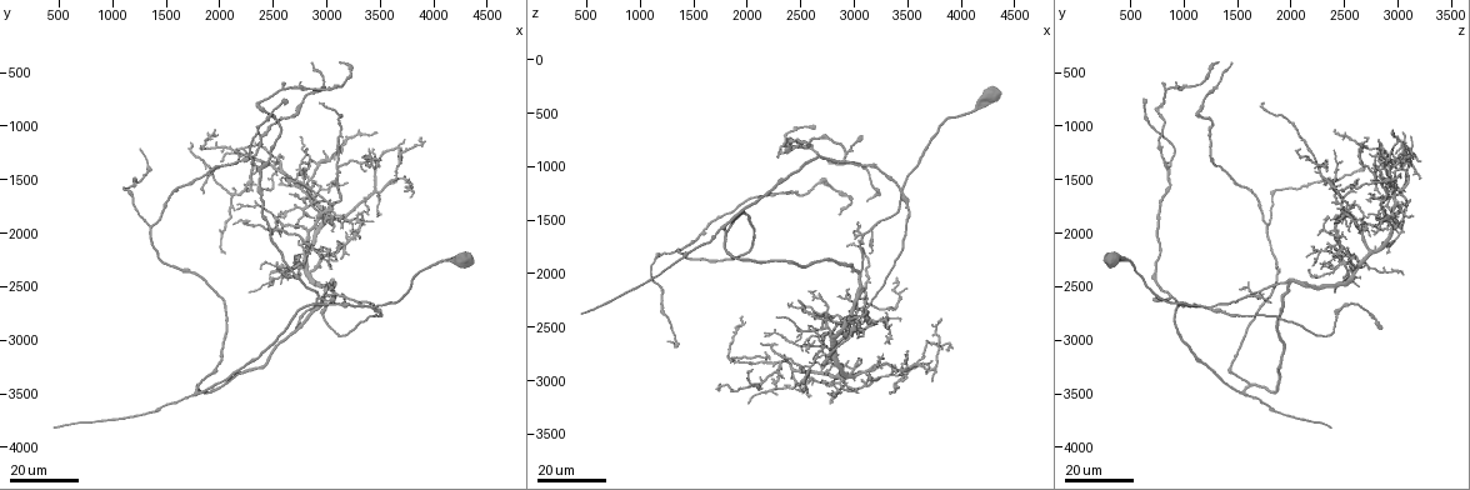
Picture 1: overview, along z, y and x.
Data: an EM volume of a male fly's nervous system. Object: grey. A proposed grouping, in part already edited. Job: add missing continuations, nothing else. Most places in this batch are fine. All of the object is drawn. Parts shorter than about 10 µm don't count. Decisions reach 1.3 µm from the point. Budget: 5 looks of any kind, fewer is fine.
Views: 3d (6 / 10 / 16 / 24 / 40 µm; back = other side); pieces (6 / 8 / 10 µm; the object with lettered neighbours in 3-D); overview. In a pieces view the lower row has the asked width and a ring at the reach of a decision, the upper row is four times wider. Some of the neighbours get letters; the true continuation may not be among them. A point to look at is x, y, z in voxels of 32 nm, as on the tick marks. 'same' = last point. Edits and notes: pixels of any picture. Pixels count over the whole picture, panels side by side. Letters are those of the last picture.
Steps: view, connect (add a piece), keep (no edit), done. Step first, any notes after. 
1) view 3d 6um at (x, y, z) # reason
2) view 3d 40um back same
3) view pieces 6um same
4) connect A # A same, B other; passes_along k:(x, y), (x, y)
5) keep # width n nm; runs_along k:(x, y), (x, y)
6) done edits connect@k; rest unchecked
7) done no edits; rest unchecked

view 3d 16um at (440, 3800, 2380)

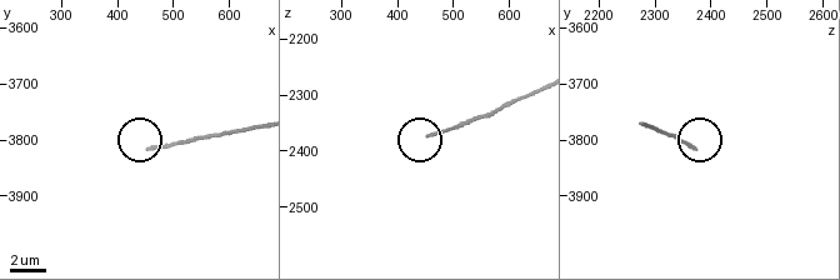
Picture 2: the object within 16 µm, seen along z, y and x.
view pieces 8um at (455, 3820, 2370)

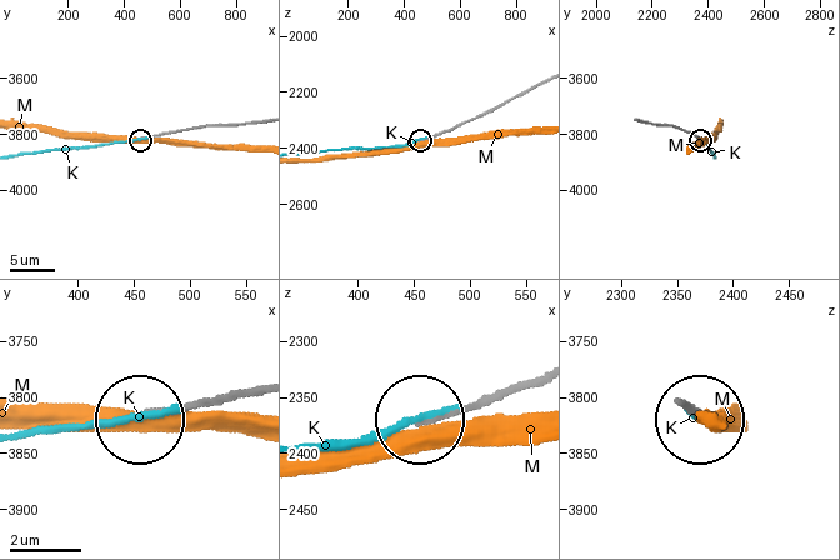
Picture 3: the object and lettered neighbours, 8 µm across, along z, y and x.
keep # K other, M other; none of them fits

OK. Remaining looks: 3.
view 3d 16um at (2720, 2900, 2840) # branch stops here

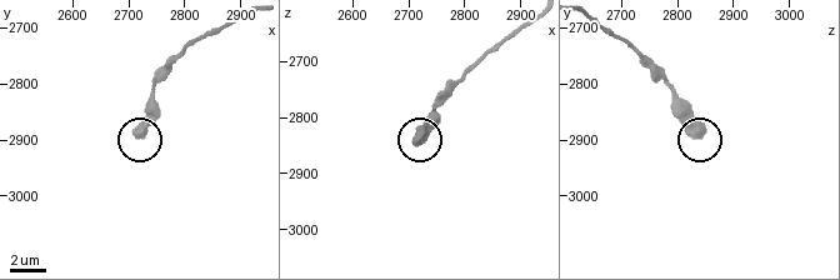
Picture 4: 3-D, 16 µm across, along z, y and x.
view pieces 6um at (2720, 2895, 2840)

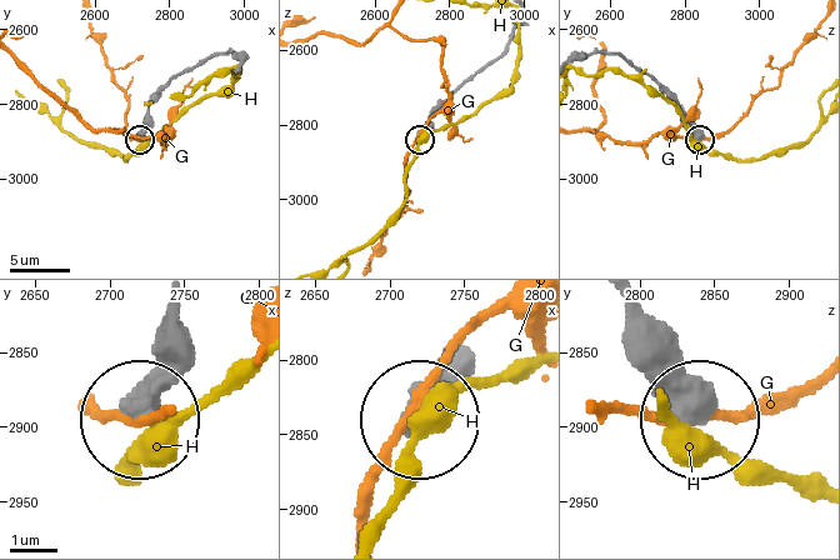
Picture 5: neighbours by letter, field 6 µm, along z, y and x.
keep # G other, H other; runs_along 5:(626, 301), (635, 349), (699, 418); no lettered piece goes on from it

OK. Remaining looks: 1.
done no edits; rest unchecked

